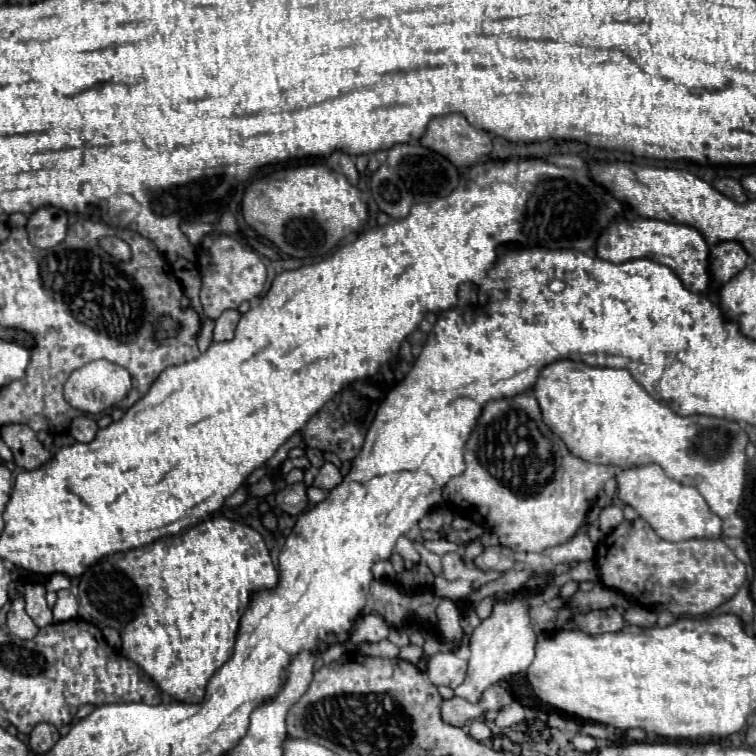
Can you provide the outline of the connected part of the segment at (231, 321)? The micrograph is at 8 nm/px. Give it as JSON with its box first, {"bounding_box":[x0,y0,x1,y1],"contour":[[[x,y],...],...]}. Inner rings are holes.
{"bounding_box":[214,309,240,341],"contour":[[[228,309],[214,321],[214,341],[228,341],[234,337],[234,329],[238,325],[240,311]]]}

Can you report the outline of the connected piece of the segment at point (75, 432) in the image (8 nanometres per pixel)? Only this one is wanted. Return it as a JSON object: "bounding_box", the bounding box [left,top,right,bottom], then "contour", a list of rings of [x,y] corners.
{"bounding_box":[70,415,98,443],"contour":[[[86,415],[74,417],[70,423],[70,435],[80,443],[90,443],[96,437],[96,431],[98,431],[96,421]]]}

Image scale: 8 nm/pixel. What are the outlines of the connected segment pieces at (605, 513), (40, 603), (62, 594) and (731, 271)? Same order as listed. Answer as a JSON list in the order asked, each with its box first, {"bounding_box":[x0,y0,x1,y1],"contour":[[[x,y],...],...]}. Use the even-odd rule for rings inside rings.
[{"bounding_box":[598,505,624,535],"contour":[[[610,505],[610,507],[604,507],[604,509],[602,509],[602,513],[600,513],[600,517],[598,517],[598,527],[600,527],[600,531],[606,535],[606,533],[610,533],[612,529],[616,529],[622,521],[624,521],[624,519],[622,519],[622,509],[616,507],[616,505]]]},{"bounding_box":[24,583,52,627],"contour":[[[27,583],[24,587],[26,613],[32,617],[36,627],[46,627],[52,623],[52,609],[47,605],[46,588],[40,583]]]},{"bounding_box":[54,591,78,621],"contour":[[[58,591],[58,601],[54,605],[54,621],[70,621],[76,619],[78,599],[68,591]]]},{"bounding_box":[710,241,748,287],"contour":[[[724,241],[710,247],[710,277],[712,287],[720,287],[726,281],[730,281],[740,269],[744,269],[748,261],[748,253],[740,247],[740,243]]]}]

